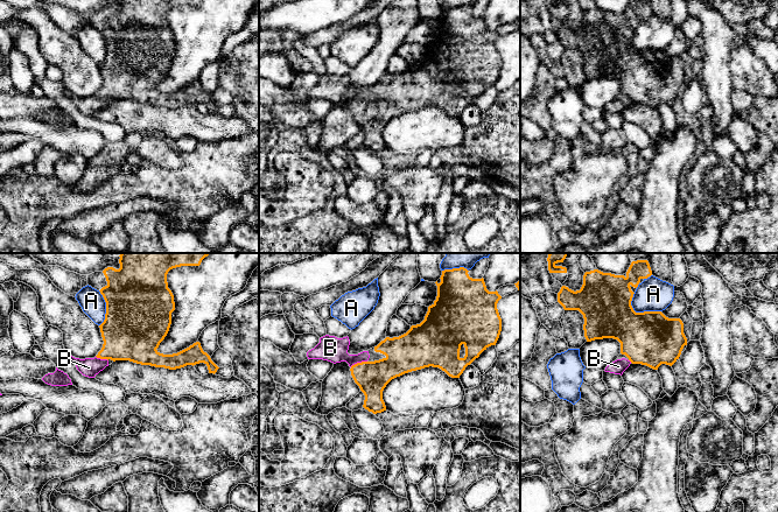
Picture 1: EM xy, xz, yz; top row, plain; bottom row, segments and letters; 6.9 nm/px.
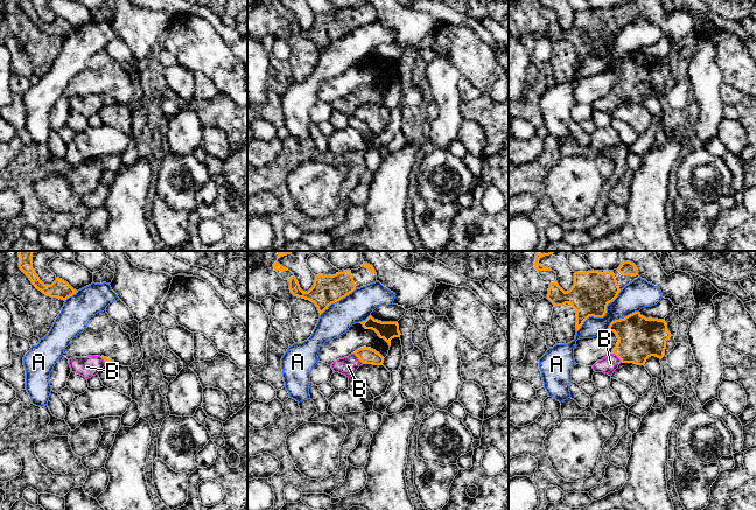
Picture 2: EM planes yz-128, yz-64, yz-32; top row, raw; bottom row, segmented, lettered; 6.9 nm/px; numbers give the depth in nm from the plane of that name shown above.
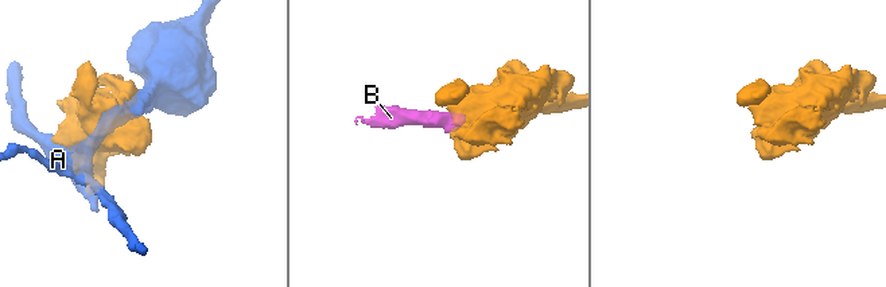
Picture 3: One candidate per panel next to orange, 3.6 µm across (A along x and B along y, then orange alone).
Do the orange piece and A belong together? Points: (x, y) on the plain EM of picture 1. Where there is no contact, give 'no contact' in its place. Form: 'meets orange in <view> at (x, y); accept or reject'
meets orange in yz at (639, 51); reject

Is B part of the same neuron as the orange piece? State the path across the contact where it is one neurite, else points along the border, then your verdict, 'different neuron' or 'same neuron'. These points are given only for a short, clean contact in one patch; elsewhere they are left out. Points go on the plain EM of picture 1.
runs through xz (372, 116), (358, 102), (330, 86); same neuron

